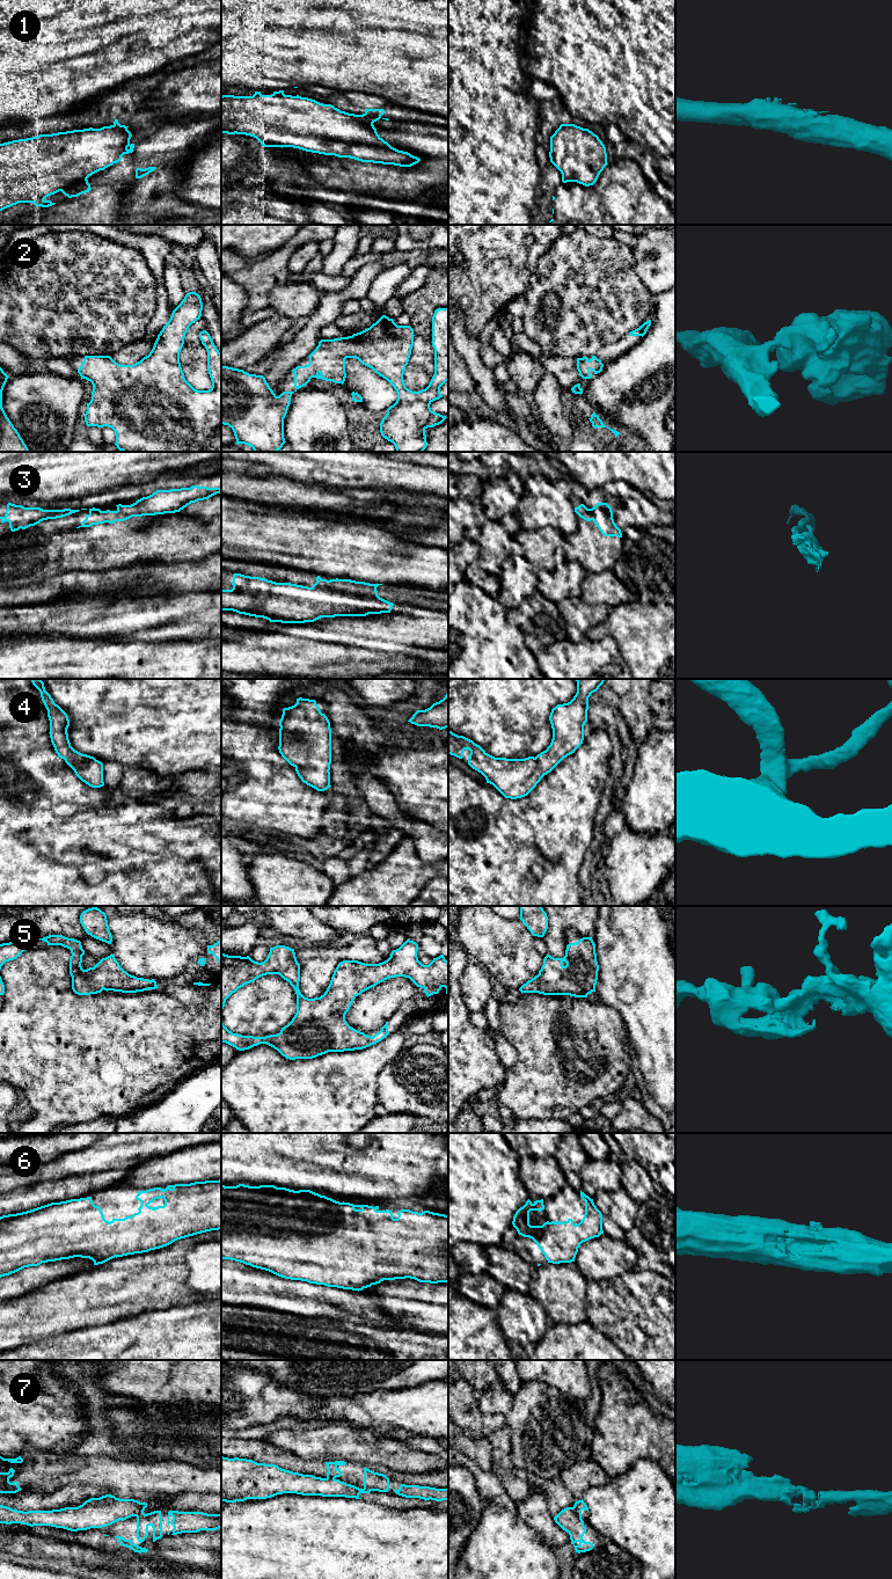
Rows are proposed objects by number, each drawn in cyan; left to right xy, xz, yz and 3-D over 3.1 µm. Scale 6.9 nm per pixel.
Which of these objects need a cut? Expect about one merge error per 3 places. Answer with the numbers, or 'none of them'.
3, 7

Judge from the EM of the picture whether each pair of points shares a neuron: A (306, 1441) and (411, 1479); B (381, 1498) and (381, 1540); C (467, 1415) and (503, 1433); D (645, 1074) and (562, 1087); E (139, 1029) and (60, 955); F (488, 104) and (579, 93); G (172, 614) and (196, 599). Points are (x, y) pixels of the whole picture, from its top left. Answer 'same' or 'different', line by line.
A: different
B: different
C: different
D: different
E: same
F: different
G: same

